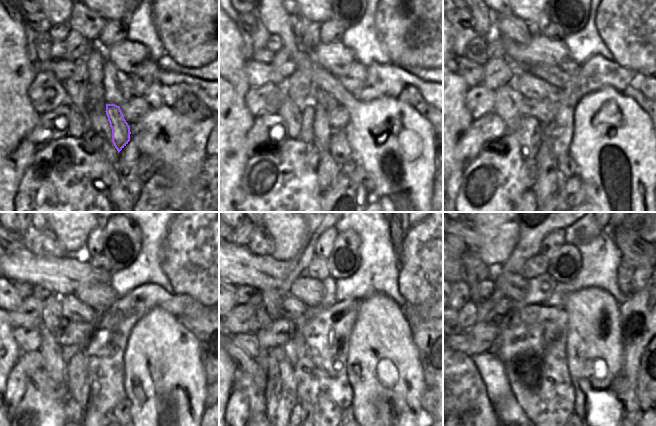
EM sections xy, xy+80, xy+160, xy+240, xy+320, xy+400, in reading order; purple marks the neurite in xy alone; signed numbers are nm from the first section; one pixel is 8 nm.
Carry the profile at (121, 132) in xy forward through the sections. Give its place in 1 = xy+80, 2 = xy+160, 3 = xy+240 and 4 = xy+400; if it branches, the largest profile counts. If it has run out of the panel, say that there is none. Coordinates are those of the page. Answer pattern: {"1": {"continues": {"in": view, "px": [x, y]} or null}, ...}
{"1": {"continues": {"in": "xy+80", "px": [319, 96]}}, "2": {"continues": {"in": "xy+160", "px": [531, 87]}}, "3": {"continues": {"in": "xy+240", "px": [73, 310]}}, "4": {"continues": {"in": "xy+400", "px": [502, 305]}}}

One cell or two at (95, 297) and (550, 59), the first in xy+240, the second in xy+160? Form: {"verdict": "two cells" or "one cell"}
{"verdict": "two cells"}

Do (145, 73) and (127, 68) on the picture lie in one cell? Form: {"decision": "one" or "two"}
{"decision": "two"}

